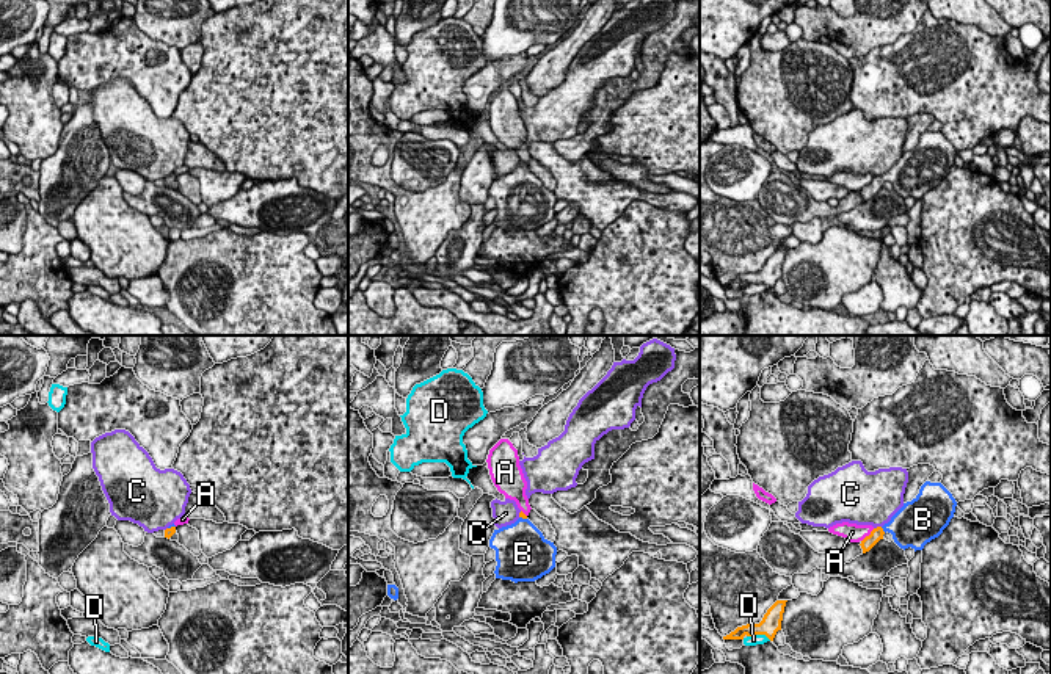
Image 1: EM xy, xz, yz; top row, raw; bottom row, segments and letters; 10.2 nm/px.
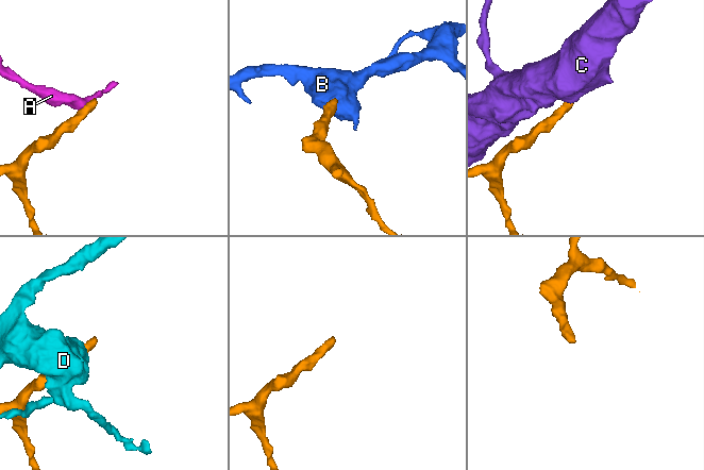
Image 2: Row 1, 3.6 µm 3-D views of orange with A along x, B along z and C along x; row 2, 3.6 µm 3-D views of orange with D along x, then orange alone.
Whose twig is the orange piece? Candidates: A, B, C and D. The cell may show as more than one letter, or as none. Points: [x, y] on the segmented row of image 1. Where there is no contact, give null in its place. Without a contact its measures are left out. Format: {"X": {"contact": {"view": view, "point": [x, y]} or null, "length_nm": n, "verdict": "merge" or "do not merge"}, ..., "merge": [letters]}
{"A": {"contact": {"view": "yz", "point": [869, 535]}, "length_nm": 200, "verdict": "do not merge"}, "B": {"contact": {"view": "yz", "point": [882, 530]}, "length_nm": 80, "verdict": "merge"}, "C": {"contact": {"view": "yz", "point": [877, 527]}, "length_nm": 90, "verdict": "do not merge"}, "D": {"contact": {"view": "yz", "point": [760, 634]}, "length_nm": 260, "verdict": "do not merge"}, "merge": ["B"]}

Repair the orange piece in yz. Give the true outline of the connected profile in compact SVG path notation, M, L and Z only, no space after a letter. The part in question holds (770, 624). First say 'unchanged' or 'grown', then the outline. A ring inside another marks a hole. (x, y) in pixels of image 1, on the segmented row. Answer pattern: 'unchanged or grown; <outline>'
unchanged; M776 600L764 614L759 624L747 624L737 627L729 635L723 636L723 640L744 640L744 636L753 635L766 635L770 641L773 641L778 630L781 630L783 613L787 600Z

